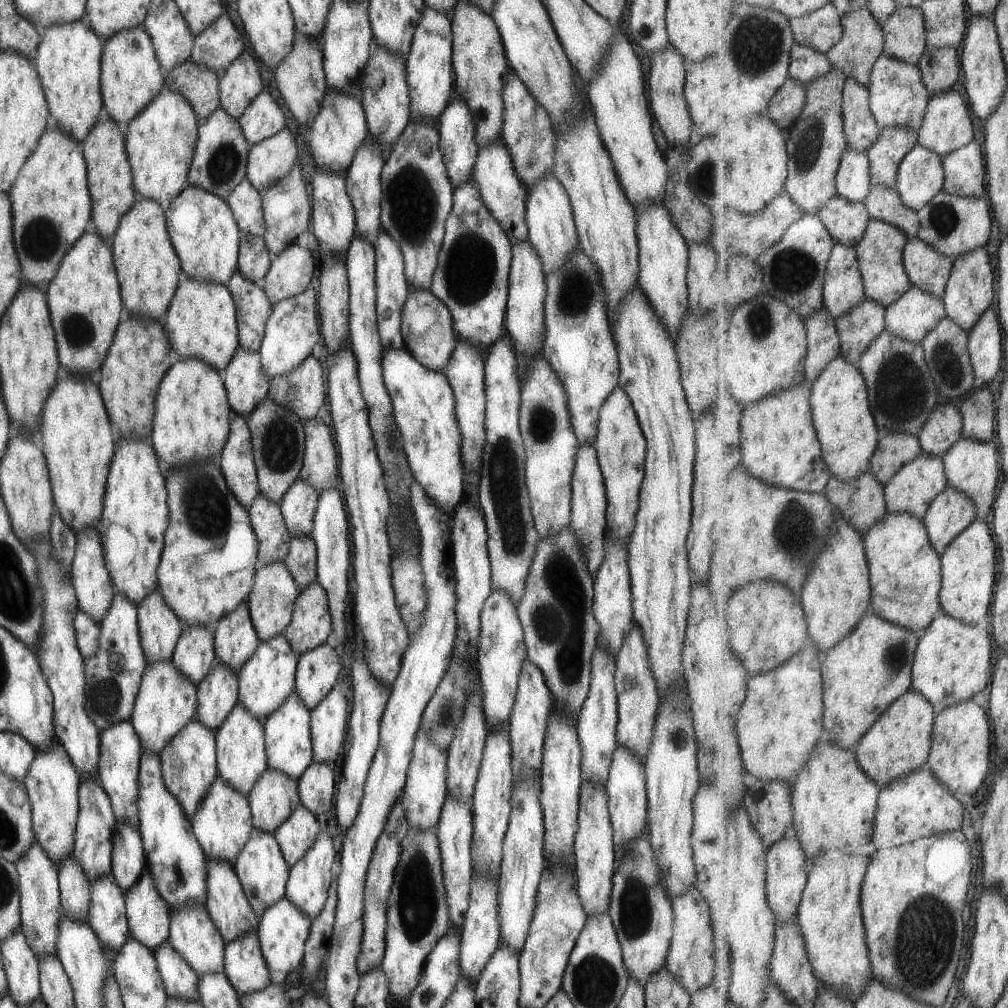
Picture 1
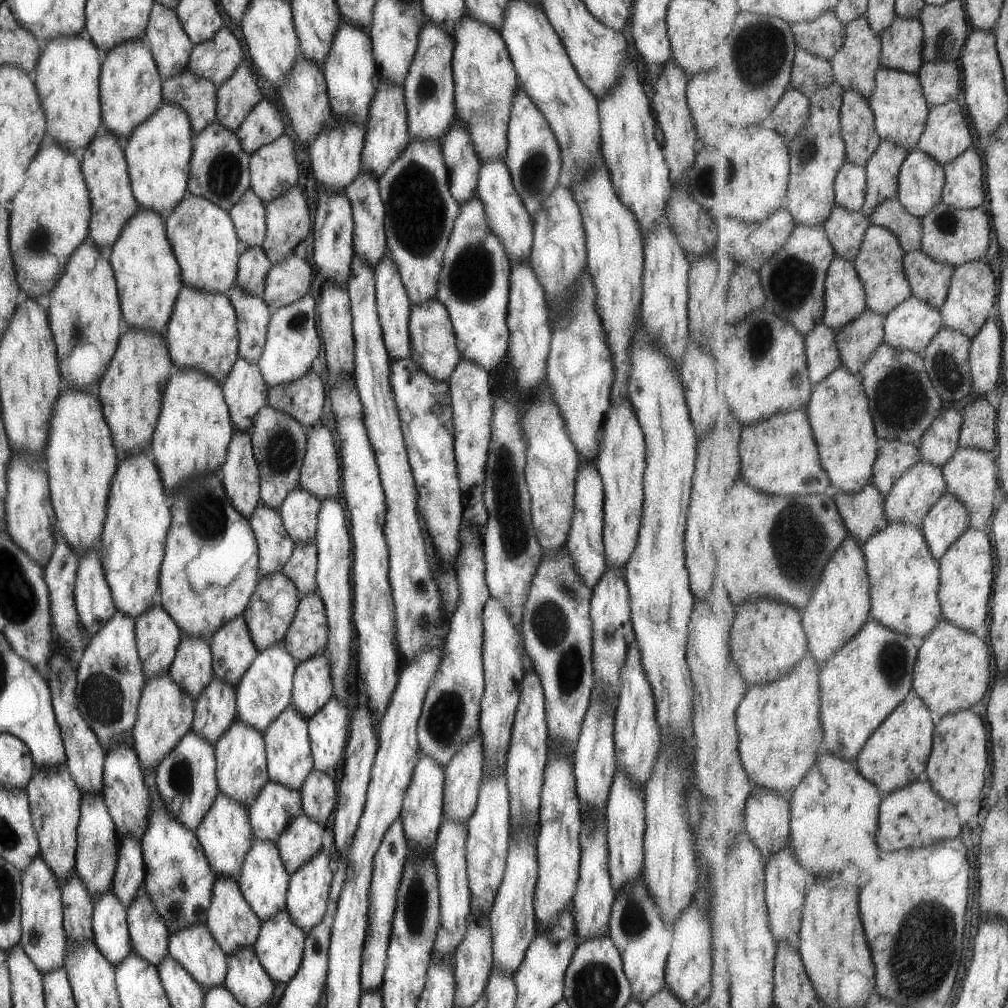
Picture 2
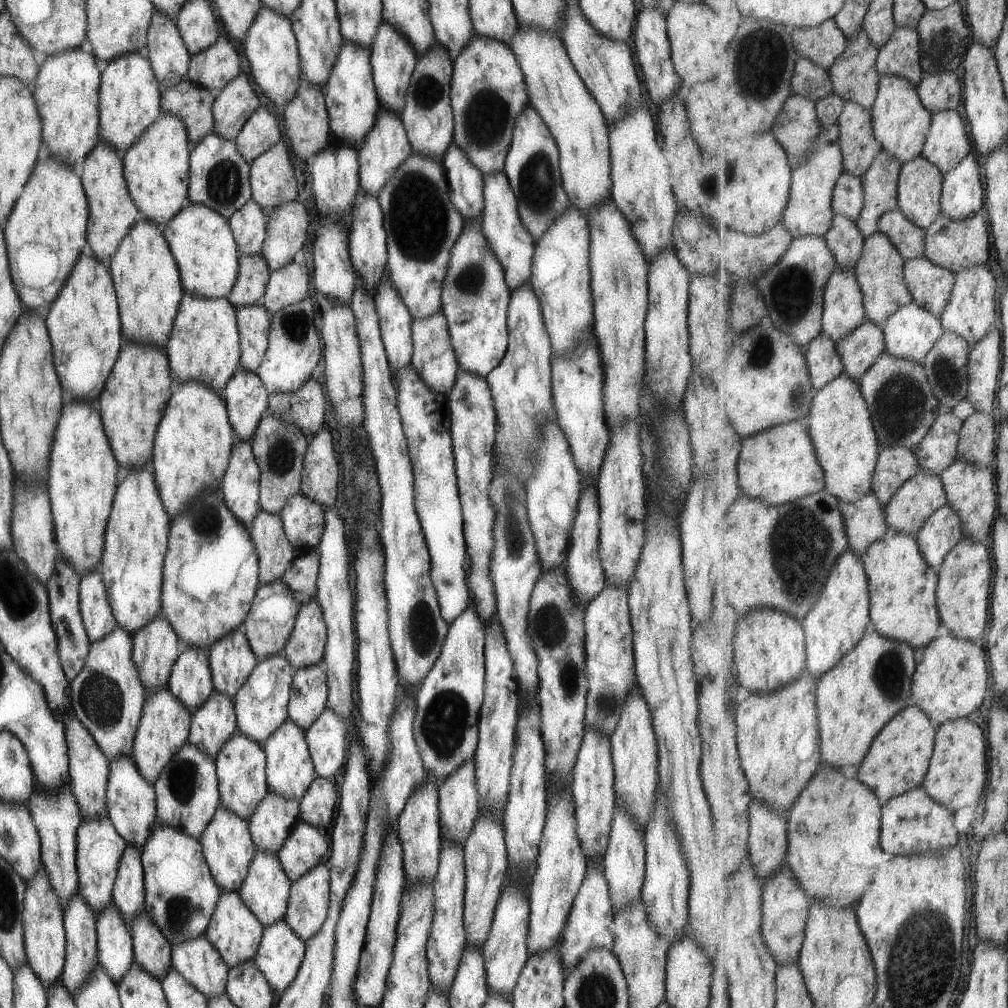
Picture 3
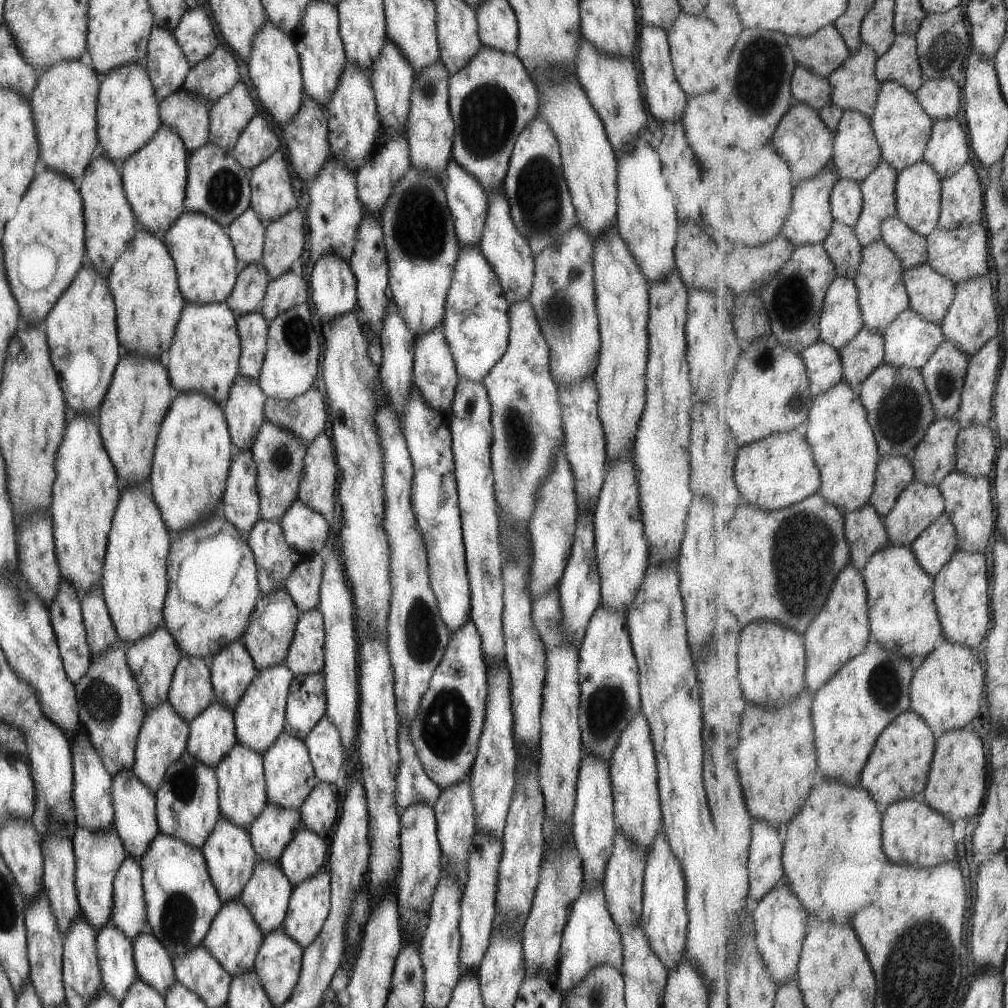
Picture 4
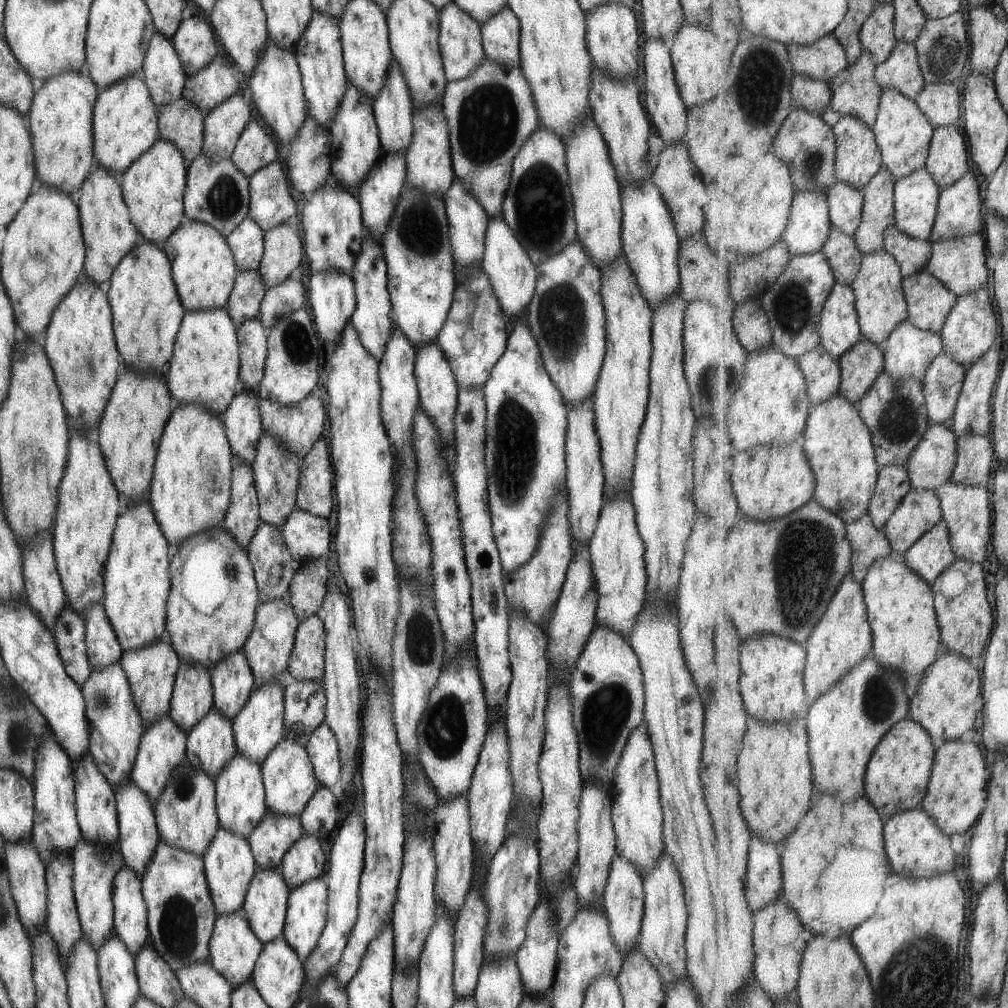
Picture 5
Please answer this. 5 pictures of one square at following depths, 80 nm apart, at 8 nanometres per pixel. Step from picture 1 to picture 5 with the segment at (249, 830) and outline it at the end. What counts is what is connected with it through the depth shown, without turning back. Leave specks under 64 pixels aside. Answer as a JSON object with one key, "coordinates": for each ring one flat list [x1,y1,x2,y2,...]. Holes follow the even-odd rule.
{"coordinates":[[219,825,215,836,211,838,211,842,207,846,207,850,203,852,202,860,211,901,215,904,215,913,227,914,227,912,235,912,235,910,242,908,241,904,243,904,247,884,257,870,246,838,239,836,239,834,233,834,229,830,224,830]]}

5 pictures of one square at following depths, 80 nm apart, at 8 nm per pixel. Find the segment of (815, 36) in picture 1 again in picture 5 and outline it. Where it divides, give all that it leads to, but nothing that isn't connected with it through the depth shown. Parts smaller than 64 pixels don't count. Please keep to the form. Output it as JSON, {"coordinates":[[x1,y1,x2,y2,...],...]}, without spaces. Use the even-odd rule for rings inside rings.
{"coordinates":[[834,32,809,46,789,43,788,51,796,74,827,83,849,66,846,48]]}

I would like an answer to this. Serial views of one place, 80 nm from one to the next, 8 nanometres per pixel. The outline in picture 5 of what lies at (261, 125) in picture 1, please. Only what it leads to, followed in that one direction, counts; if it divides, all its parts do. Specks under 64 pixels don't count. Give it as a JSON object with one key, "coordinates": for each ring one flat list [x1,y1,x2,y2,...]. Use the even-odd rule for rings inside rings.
{"coordinates":[[251,118,239,136,230,160,245,176,251,177,259,170,277,158,277,144,253,118]]}

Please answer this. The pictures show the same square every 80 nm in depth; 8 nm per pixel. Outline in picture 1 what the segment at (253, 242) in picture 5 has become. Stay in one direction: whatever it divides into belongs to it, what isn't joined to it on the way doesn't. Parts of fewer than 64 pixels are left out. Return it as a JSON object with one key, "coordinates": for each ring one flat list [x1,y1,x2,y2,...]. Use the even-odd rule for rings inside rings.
{"coordinates":[[246,178,239,181,239,184,228,194,227,206,231,209,236,225,245,234,263,236,264,218,262,217,261,195,249,184]]}

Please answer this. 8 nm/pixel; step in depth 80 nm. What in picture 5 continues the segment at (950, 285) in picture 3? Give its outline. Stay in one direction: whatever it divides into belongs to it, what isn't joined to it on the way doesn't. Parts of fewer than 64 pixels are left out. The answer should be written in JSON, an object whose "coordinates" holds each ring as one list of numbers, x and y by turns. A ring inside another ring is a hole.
{"coordinates":[[927,268,906,276,903,291,911,322,921,330,942,334,946,321,957,304,957,296]]}

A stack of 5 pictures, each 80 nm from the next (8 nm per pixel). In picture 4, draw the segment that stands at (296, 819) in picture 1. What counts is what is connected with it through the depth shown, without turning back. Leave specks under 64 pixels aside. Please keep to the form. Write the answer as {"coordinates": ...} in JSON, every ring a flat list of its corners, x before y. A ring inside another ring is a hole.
{"coordinates":[[300,826,283,848,277,864,289,883,295,886,319,872,327,854,323,839]]}

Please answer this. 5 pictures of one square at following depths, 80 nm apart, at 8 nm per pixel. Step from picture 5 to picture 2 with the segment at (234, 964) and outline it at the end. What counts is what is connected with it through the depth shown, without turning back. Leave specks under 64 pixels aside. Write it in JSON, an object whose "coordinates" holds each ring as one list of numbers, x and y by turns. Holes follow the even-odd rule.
{"coordinates":[[215,876,208,906,205,926,219,948,227,955,236,949,247,949,254,945,260,927,260,920,244,901,243,895,233,879]]}

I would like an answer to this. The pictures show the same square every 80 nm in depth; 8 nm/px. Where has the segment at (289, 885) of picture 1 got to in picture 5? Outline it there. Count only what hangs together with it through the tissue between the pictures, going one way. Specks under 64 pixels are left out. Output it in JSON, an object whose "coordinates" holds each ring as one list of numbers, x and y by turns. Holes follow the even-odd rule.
{"coordinates":[[324,877,313,878,290,890,281,934,284,942,287,942,287,945,295,950,295,954,299,956,301,963,307,958,307,954,315,948,315,942,317,942,317,938,325,926,326,910,327,886]]}

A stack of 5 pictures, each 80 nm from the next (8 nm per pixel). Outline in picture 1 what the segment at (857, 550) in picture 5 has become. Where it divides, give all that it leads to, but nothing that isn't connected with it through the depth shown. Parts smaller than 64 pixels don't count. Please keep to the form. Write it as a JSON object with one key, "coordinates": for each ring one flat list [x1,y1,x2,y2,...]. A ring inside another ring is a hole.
{"coordinates":[[867,472,857,480,845,482,837,477,832,477,824,492,826,497,832,501,835,510,839,516,843,516,848,523,851,523,865,538,874,525,880,523,886,518,888,512,886,503,885,486,883,486,877,477]]}

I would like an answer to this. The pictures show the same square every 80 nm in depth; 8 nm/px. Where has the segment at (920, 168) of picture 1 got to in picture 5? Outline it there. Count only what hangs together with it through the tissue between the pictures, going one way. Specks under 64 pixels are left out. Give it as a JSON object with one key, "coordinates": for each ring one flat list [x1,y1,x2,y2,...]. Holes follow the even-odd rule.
{"coordinates":[[927,168,899,178,895,186,896,224,913,238,930,240,939,214,942,187]]}

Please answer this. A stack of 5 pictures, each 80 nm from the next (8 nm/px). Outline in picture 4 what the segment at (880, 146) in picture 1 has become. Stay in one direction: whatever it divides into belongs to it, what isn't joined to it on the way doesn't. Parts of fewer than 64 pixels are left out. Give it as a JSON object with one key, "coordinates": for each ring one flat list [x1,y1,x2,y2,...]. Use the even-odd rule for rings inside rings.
{"coordinates":[[883,158,862,183,864,208,854,230,863,248,882,240,883,222,898,216,897,182,897,170]]}

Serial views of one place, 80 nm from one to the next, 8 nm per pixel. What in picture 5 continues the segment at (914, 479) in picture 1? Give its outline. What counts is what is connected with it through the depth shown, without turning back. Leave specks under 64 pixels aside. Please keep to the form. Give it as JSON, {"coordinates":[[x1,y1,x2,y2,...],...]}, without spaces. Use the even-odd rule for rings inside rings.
{"coordinates":[[912,489,883,530,896,555,904,556,943,520,942,503,937,492]]}

